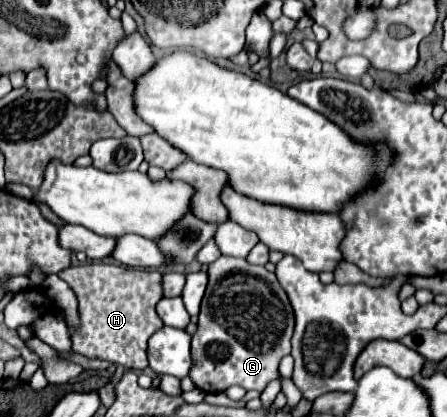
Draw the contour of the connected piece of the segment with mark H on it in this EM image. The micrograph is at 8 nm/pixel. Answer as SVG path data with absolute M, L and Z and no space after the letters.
M85 263L79 267L67 267L59 277L67 281L79 301L81 325L77 329L69 327L71 349L85 357L97 357L129 369L145 369L147 341L163 327L163 321L155 311L155 305L163 297L161 273L121 265Z

